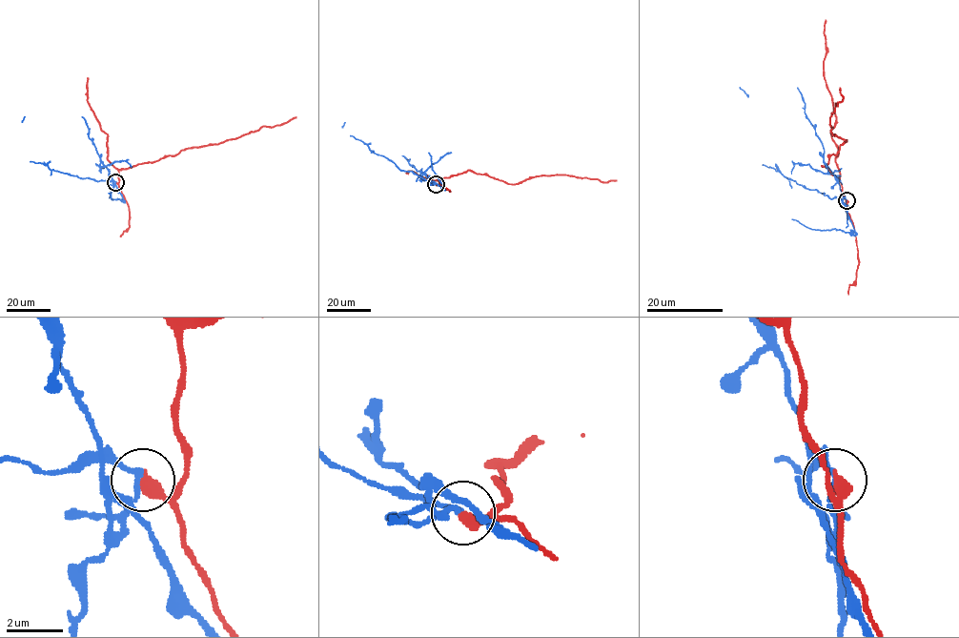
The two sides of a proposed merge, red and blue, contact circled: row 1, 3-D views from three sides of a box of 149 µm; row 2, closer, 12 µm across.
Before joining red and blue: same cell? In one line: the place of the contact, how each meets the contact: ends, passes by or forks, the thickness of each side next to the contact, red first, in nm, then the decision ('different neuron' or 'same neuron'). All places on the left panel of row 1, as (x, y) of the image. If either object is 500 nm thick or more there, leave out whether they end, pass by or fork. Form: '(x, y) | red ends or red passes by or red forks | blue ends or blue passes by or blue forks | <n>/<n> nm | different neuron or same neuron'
(115, 182) | red ends | blue passes by | 460/160 nm | different neuron

